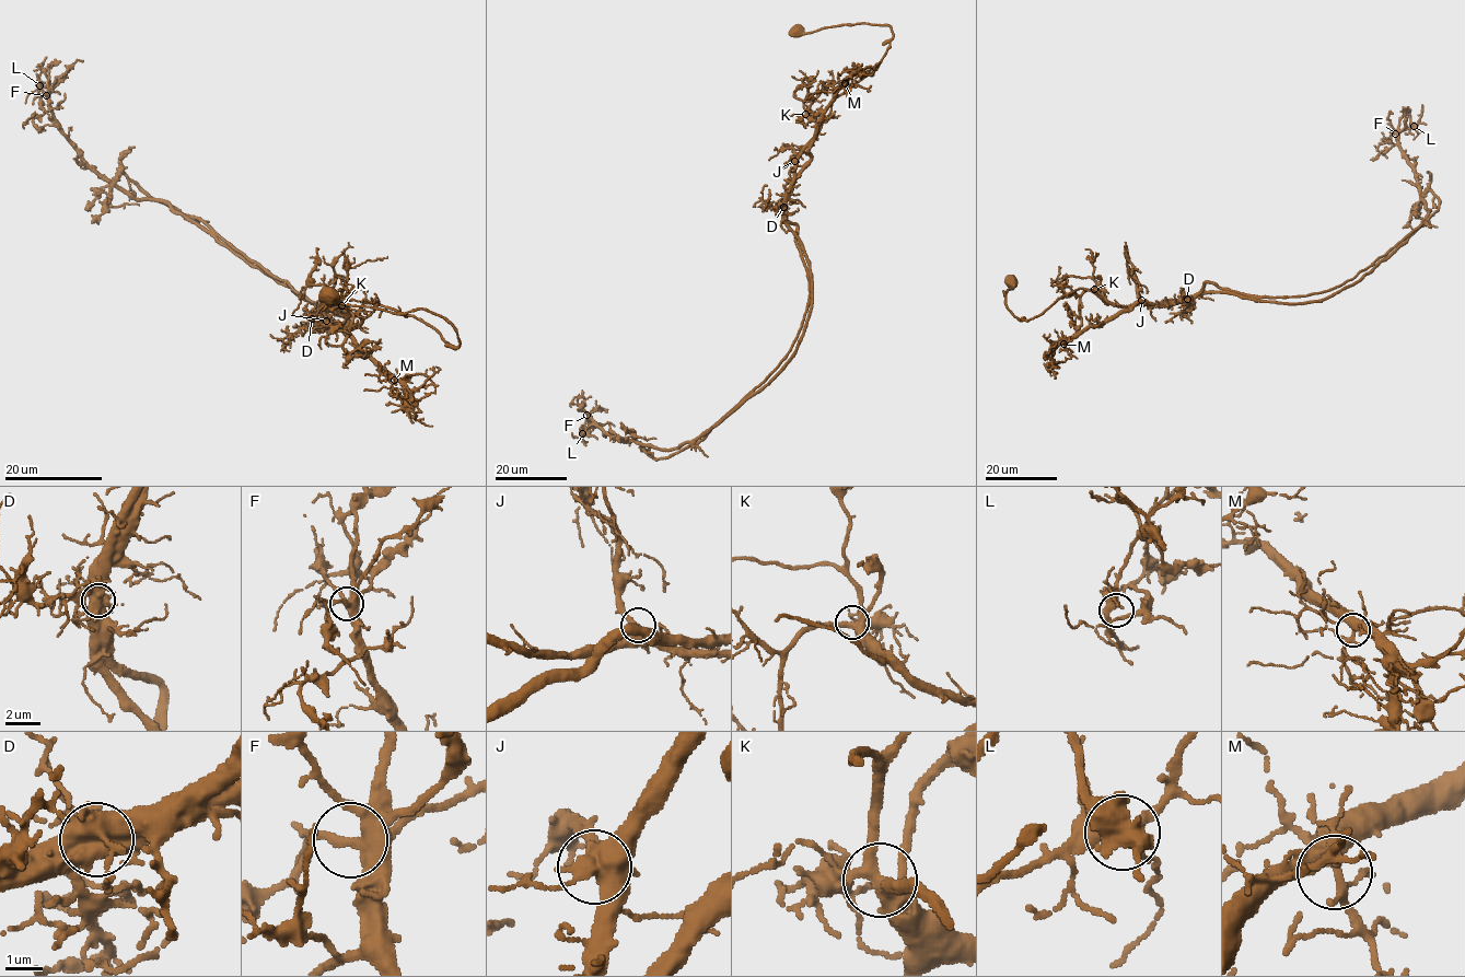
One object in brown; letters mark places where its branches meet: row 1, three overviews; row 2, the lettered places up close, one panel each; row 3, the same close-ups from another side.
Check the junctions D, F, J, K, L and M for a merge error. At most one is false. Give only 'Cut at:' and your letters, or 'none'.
Cut at: D

